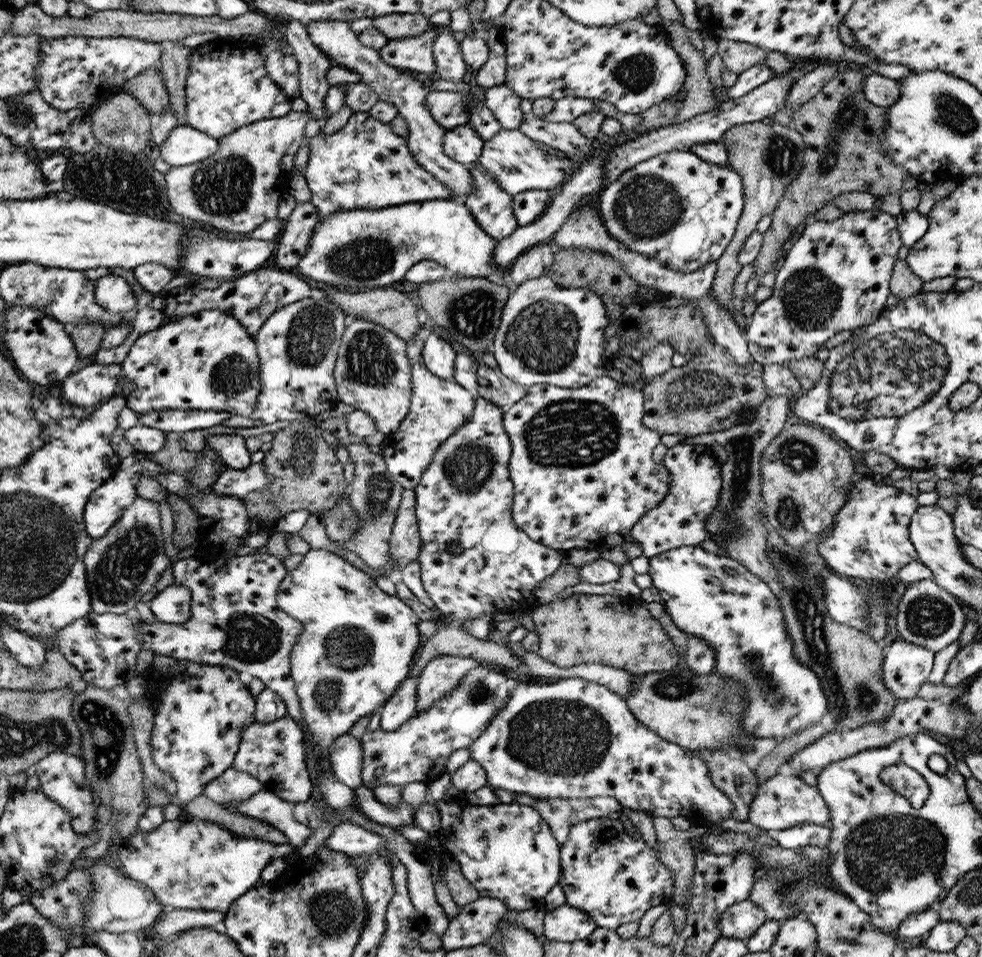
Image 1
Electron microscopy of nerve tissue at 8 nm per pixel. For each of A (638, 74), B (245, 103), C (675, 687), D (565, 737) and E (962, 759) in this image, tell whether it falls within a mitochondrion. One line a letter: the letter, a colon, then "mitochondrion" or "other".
A: mitochondrion
B: other
C: mitochondrion
D: mitochondrion
E: other

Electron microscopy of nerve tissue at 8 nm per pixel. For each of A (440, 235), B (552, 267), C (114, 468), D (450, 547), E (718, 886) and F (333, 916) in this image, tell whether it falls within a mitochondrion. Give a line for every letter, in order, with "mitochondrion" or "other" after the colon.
A: other
B: other
C: other
D: other
E: other
F: mitochondrion

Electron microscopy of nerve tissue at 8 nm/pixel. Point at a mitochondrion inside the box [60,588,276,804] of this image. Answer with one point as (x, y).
(104, 727)

